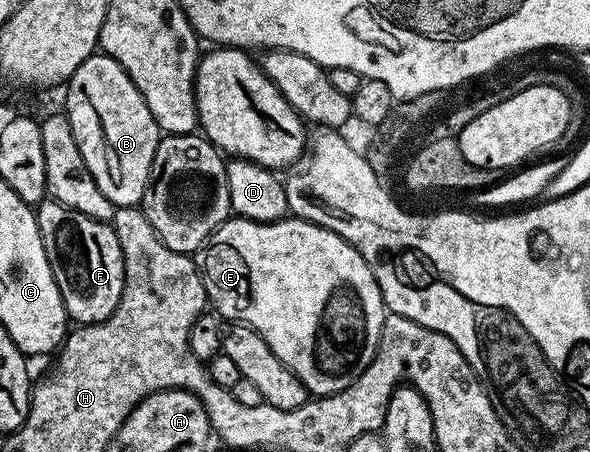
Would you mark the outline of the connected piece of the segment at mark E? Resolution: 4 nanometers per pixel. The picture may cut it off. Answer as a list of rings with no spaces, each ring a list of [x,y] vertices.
[[[230,216],[212,234],[200,251],[199,269],[201,279],[205,281],[205,292],[212,309],[222,319],[228,320],[230,318],[228,320],[230,323],[250,326],[252,330],[259,332],[259,336],[263,336],[263,340],[267,340],[271,352],[275,352],[275,356],[279,356],[279,360],[283,360],[283,364],[287,364],[287,368],[291,368],[291,372],[295,372],[295,376],[299,376],[299,380],[305,385],[305,389],[310,395],[324,396],[347,388],[365,371],[367,364],[371,364],[377,351],[387,311],[385,302],[381,299],[381,289],[367,264],[367,260],[363,260],[363,256],[359,256],[359,252],[346,238],[341,238],[335,232],[331,232],[319,224],[292,216],[283,217],[278,222],[256,222],[250,218]]]

